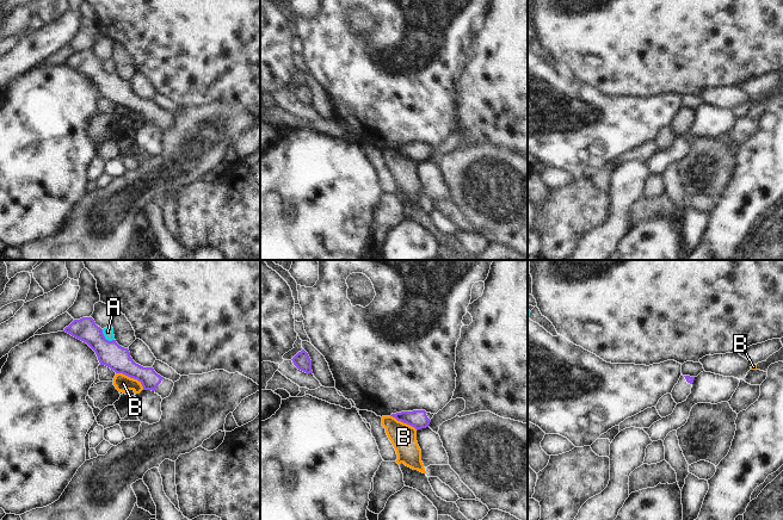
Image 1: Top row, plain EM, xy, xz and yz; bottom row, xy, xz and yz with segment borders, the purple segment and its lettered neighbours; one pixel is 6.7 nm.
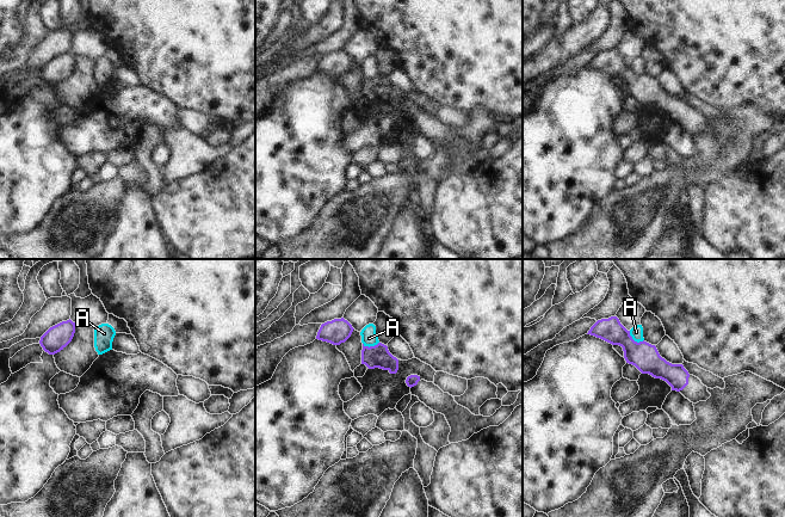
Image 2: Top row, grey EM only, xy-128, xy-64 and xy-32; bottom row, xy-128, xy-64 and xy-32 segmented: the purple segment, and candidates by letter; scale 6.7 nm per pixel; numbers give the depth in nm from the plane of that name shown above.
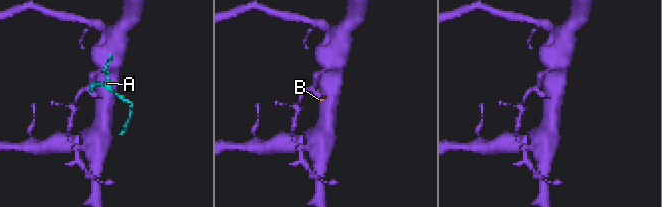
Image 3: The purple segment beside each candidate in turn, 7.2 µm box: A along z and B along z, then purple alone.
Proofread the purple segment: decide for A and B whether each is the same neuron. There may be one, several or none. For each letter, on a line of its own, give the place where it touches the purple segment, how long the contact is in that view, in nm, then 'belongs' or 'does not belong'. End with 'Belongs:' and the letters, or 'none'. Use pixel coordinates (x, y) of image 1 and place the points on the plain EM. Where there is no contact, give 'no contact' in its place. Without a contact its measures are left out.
A: meets purple in xy at (104, 70); contact 120 nm long; does not belong
B: meets purple in xy at (131, 110); contact 220 nm long; does not belong
Belongs: none

